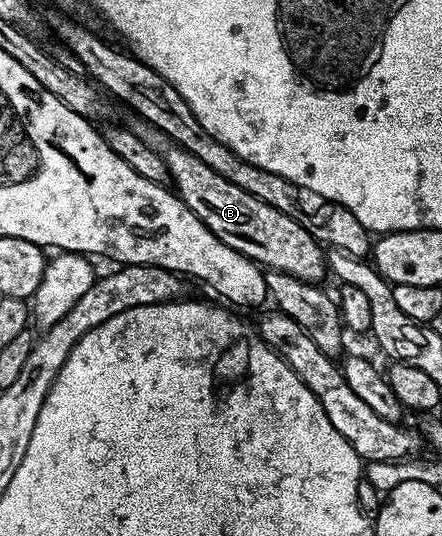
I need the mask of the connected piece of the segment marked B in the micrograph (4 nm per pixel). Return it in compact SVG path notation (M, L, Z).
M136 119L134 123L130 125L131 132L137 134L146 145L162 153L168 179L172 182L176 195L221 242L260 267L291 274L302 281L318 284L323 282L322 279L327 275L326 253L303 226L282 214L276 207L269 206L239 186L234 186L179 145L170 144L168 137L148 122Z

